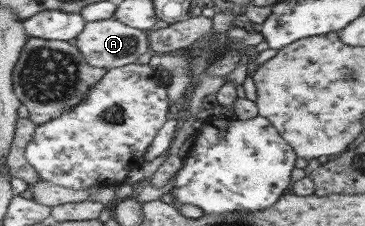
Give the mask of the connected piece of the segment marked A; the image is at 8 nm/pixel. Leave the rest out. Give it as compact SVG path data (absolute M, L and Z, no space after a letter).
M114 18L87 23L84 32L77 37L75 45L86 56L88 63L109 70L136 63L140 55L152 51L148 32L129 27Z

